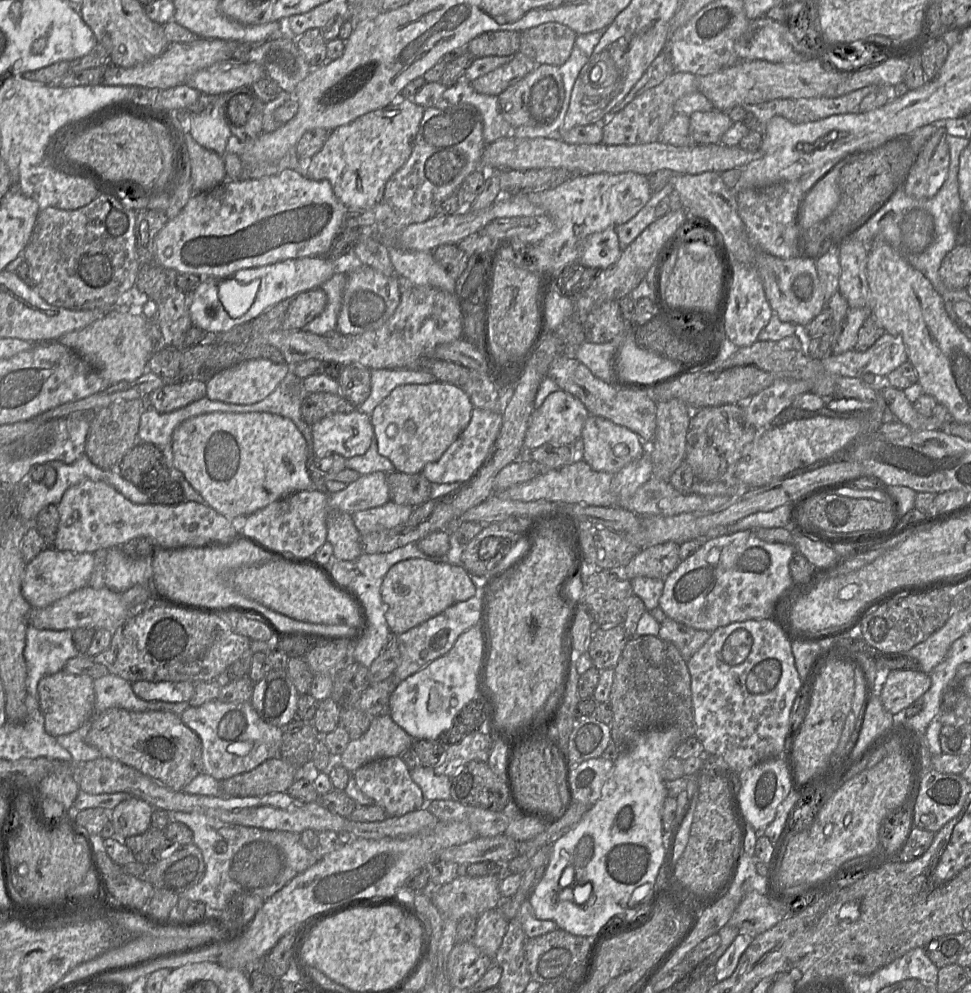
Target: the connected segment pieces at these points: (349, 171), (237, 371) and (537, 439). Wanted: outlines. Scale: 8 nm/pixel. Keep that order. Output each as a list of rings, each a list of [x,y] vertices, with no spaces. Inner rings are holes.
[[[399,98],[332,131],[322,149],[304,164],[304,174],[327,180],[347,208],[369,209],[382,200],[389,178],[408,160],[425,107]]]
[[[268,359],[245,361],[222,370],[208,379],[206,381],[206,397],[212,401],[229,404],[254,404],[270,395],[290,371],[291,366],[286,363],[276,364]]]
[[[557,390],[551,393],[543,404],[531,414],[524,438],[524,451],[531,451],[545,443],[573,445],[578,443],[581,431],[590,413],[584,404],[572,394]]]

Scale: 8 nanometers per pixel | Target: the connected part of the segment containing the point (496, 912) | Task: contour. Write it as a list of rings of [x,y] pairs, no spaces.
[[[499,908],[485,911],[477,918],[473,944],[493,960],[507,931],[508,923]]]

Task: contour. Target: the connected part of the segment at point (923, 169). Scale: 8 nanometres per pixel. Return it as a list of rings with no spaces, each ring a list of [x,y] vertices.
[[[944,127],[937,129],[916,158],[904,184],[904,191],[914,199],[932,198],[944,184],[950,163],[947,132]]]

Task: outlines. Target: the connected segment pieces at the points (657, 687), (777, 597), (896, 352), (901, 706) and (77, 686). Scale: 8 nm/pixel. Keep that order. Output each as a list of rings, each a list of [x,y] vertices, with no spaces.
[[[644,635],[630,638],[617,666],[609,702],[613,709],[610,726],[611,739],[619,755],[642,734],[652,729],[678,728],[681,740],[694,736],[691,676],[687,661],[677,647],[658,636]]]
[[[751,531],[710,539],[664,579],[658,606],[667,617],[708,632],[747,620],[782,620],[783,606],[797,589],[789,570],[795,552],[792,545],[765,542]]]
[[[887,332],[866,351],[852,349],[822,359],[827,371],[852,378],[861,378],[866,373],[886,377],[906,361],[908,356],[902,338]]]
[[[920,669],[890,671],[880,690],[880,698],[884,708],[897,715],[921,698],[930,686],[930,674]]]
[[[61,670],[41,678],[37,688],[44,728],[53,737],[76,731],[94,714],[95,691],[93,679],[89,676],[74,675]]]

